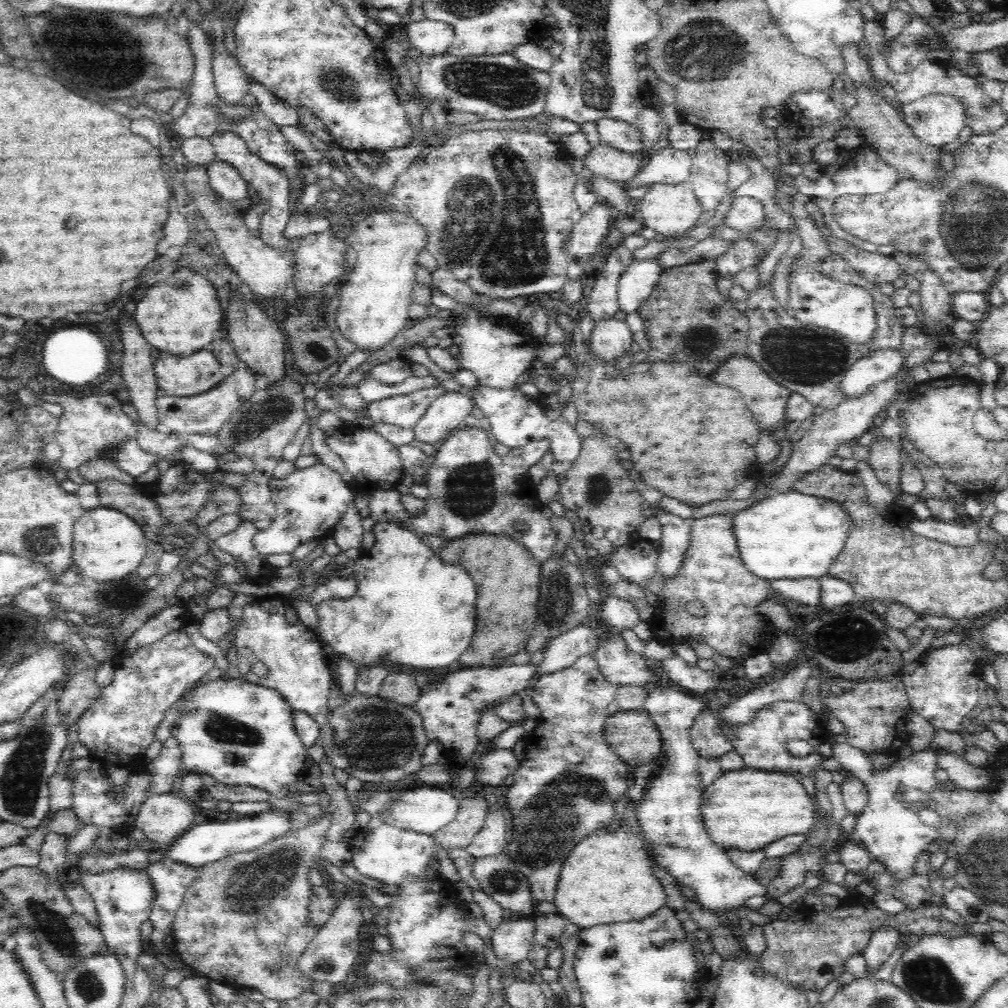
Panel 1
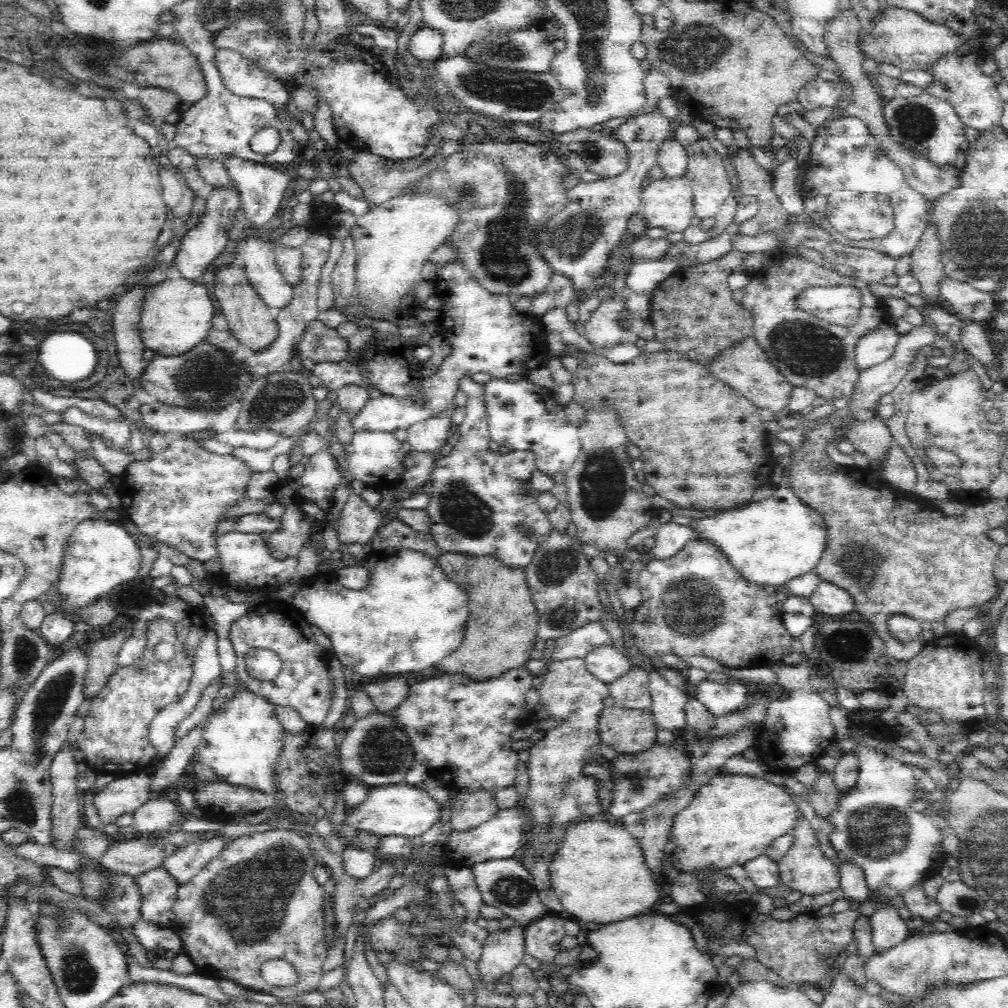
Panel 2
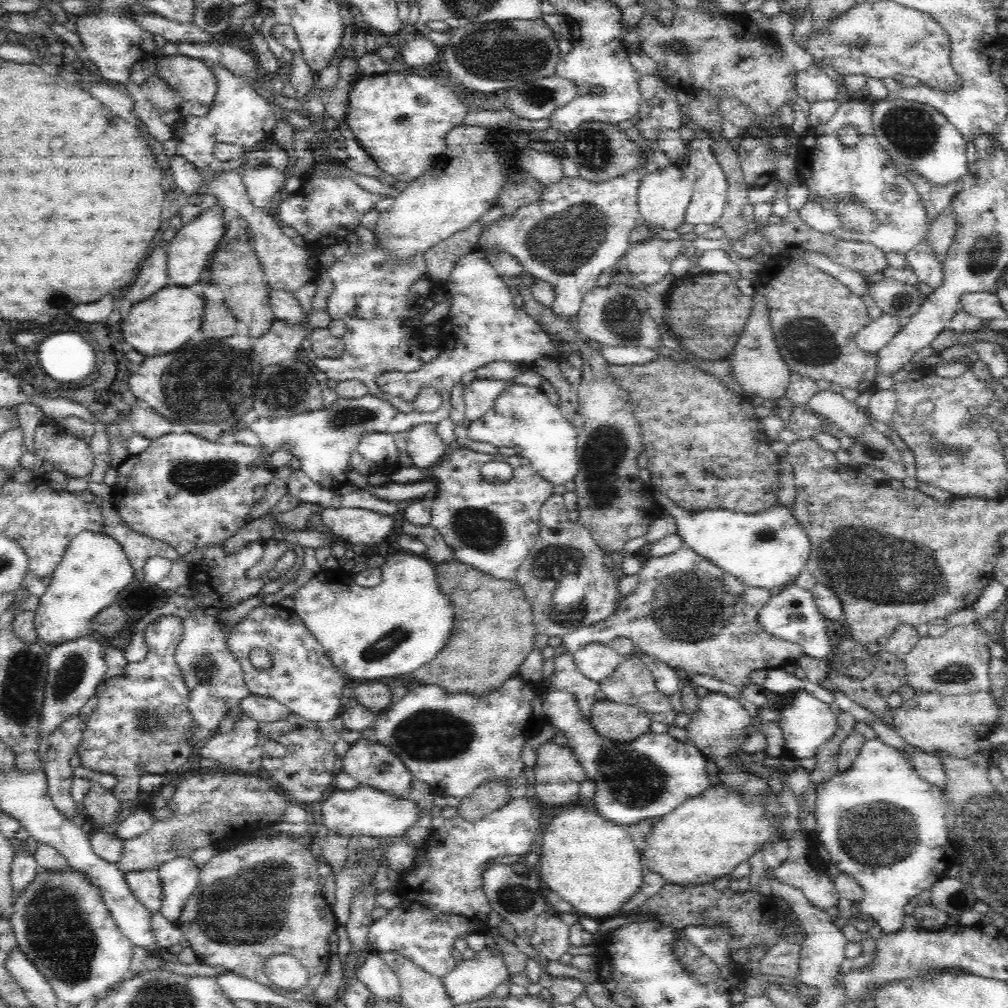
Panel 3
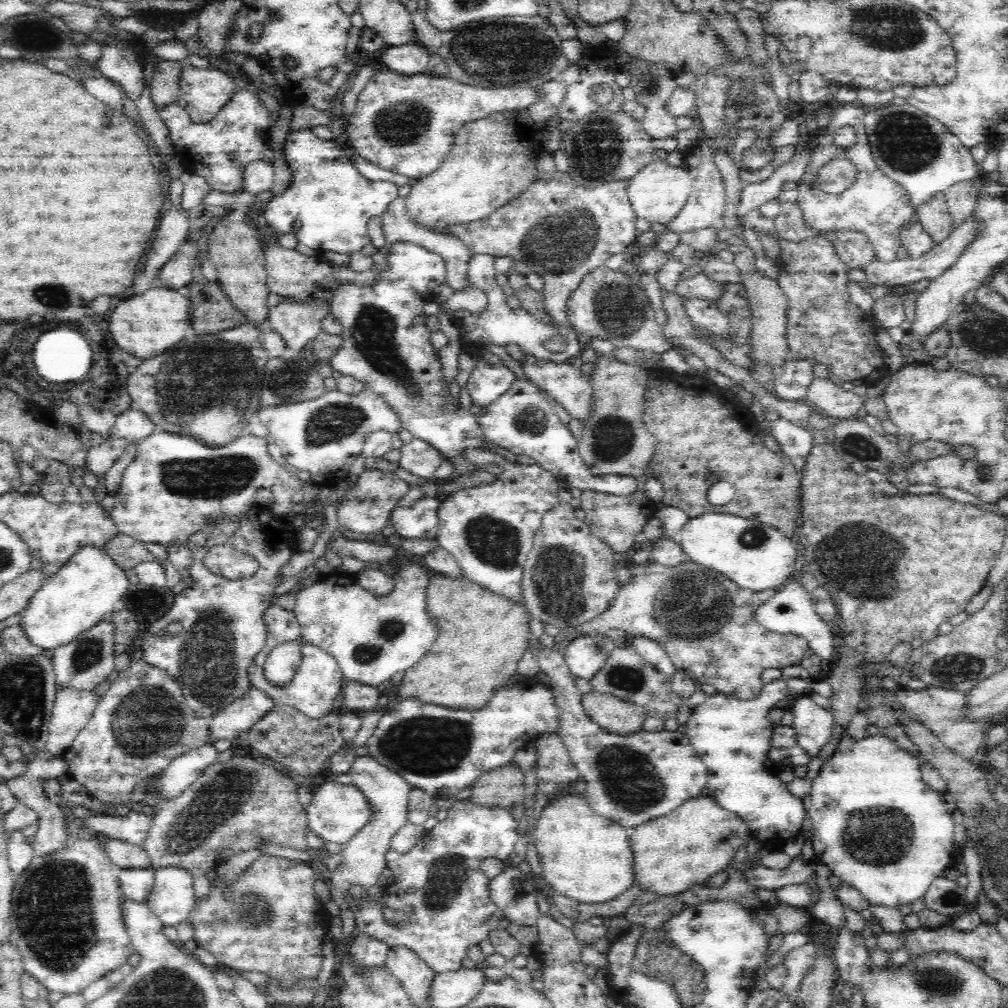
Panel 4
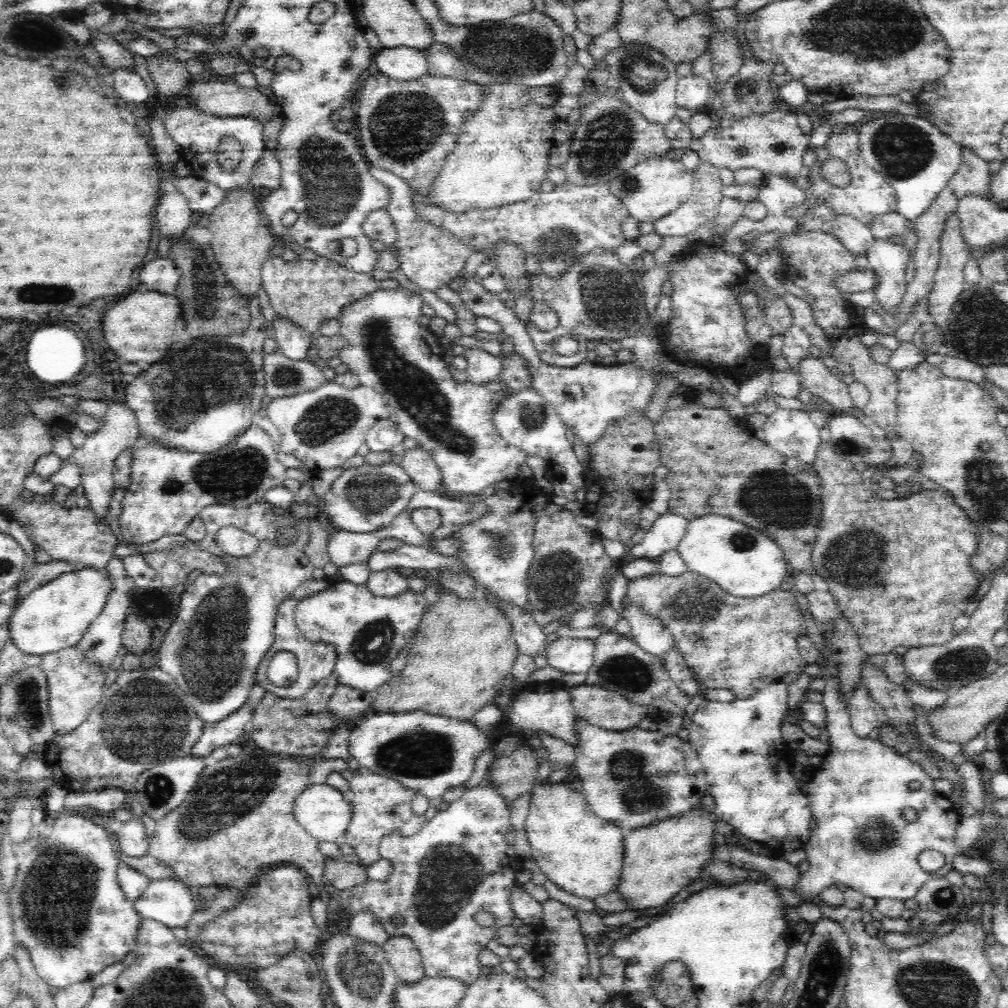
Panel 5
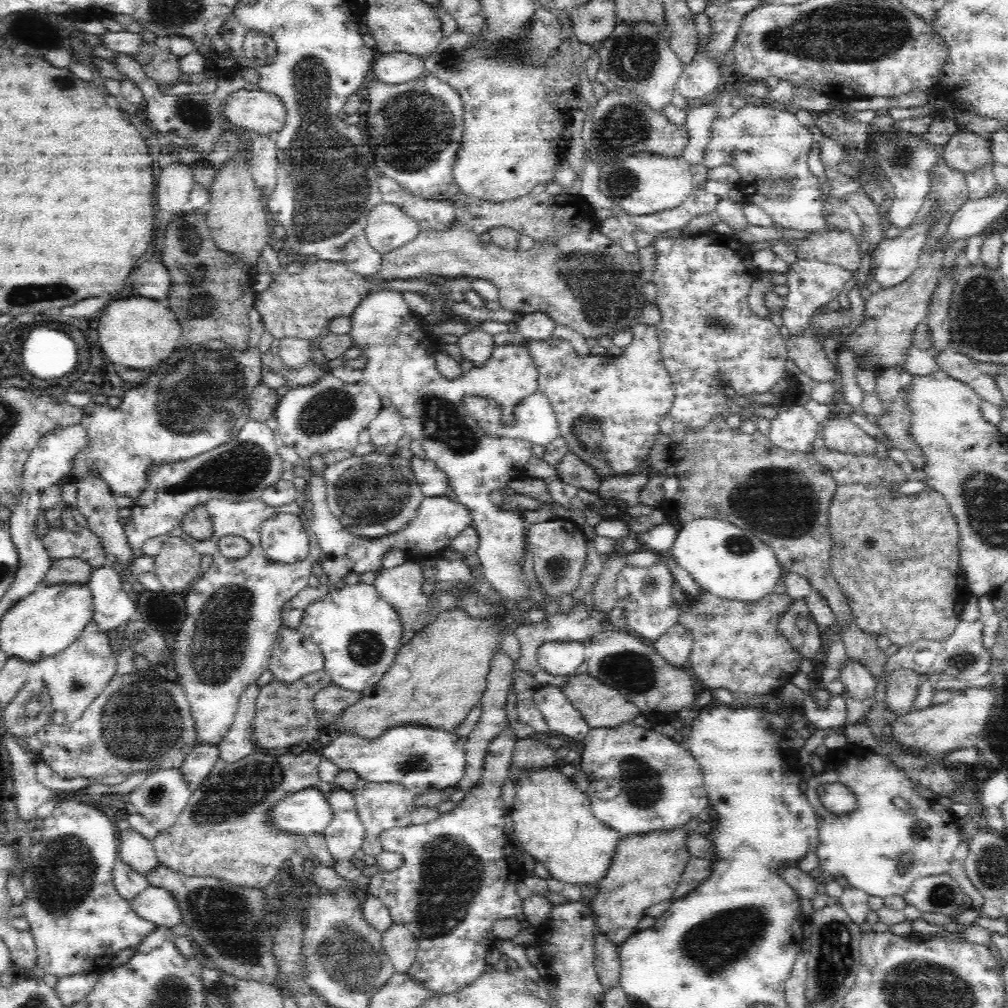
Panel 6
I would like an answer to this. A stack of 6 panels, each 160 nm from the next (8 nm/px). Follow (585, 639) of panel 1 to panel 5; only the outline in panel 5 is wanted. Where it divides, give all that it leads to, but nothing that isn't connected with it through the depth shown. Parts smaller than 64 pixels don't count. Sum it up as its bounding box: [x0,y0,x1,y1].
[621,570,807,700]

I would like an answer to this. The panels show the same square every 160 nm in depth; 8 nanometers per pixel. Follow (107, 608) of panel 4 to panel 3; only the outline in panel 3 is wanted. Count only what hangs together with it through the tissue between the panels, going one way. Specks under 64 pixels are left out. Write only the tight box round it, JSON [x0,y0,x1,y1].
[35,530,135,644]

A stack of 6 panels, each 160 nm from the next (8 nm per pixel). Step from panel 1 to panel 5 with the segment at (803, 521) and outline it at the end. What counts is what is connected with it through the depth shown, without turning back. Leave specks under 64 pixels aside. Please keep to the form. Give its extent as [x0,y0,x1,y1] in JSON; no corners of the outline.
[677,514,792,598]

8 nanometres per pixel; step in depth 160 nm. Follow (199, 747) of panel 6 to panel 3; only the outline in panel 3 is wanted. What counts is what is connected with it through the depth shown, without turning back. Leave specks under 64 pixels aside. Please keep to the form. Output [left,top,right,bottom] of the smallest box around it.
[236,694,292,723]

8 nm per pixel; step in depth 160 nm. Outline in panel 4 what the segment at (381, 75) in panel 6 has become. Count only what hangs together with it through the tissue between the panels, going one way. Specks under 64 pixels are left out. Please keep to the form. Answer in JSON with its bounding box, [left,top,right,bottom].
[381,42,428,75]

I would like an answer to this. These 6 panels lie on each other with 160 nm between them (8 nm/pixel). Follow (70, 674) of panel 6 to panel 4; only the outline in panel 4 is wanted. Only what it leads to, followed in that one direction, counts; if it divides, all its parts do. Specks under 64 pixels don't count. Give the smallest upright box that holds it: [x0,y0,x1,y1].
[45,689,100,757]

